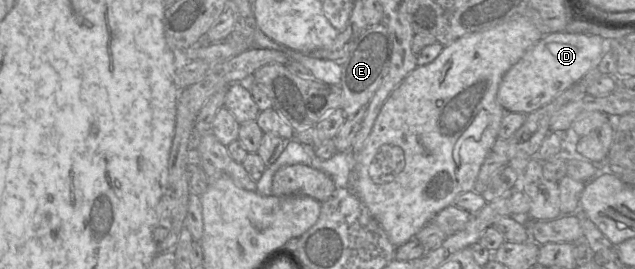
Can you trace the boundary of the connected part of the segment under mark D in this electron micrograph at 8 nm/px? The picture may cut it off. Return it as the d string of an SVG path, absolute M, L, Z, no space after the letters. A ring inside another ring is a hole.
M565 31L544 35L503 76L497 93L497 101L506 112L529 114L536 111L596 67L606 50L607 41L599 35L568 33Z

